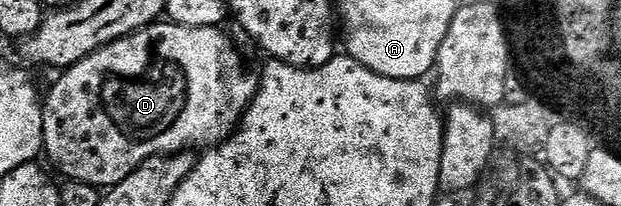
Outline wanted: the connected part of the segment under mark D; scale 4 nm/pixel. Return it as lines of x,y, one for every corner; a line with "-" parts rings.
157,20
67,67
42,102
46,158
48,154
65,179
111,188
152,158
178,154
192,146
212,148
231,138
260,89
260,78
244,67
239,52
222,31
214,26
186,28

